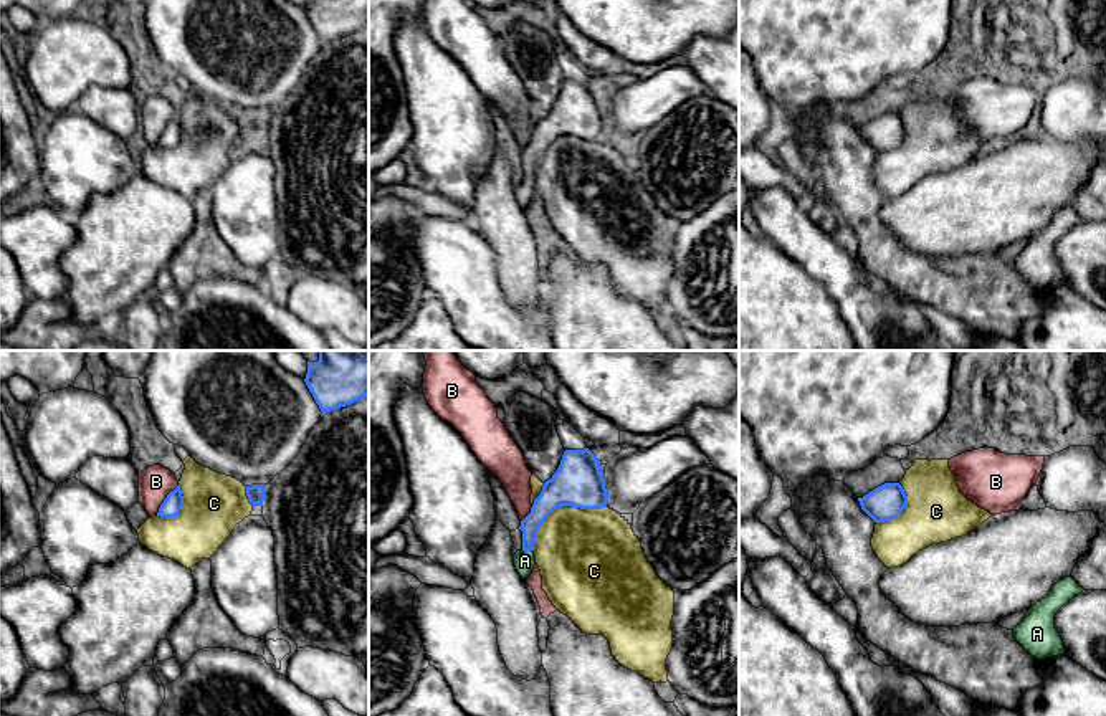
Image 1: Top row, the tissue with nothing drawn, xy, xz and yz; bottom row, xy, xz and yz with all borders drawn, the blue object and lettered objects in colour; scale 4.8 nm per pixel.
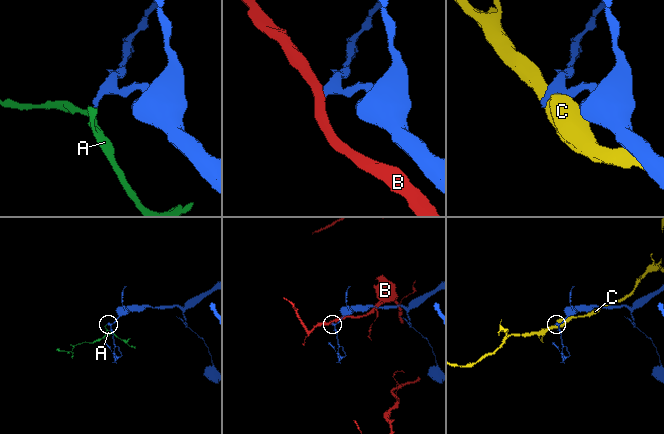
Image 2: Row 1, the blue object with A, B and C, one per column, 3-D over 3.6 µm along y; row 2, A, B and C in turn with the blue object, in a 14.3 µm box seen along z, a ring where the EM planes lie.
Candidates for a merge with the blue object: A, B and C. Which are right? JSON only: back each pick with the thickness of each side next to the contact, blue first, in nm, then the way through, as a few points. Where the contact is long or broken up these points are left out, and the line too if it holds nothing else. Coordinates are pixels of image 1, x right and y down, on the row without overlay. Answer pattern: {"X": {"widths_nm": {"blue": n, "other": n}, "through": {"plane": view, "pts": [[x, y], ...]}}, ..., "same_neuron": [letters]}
{"A": {"widths_nm": {"blue": 100, "other": 110}, "through": {"plane": "xz", "pts": [[544, 133], [529, 154], [526, 179], [524, 190]]}}, "same_neuron": ["A"]}

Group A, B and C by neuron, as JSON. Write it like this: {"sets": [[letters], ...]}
{"sets": [["A"], ["B"], ["C"]]}

